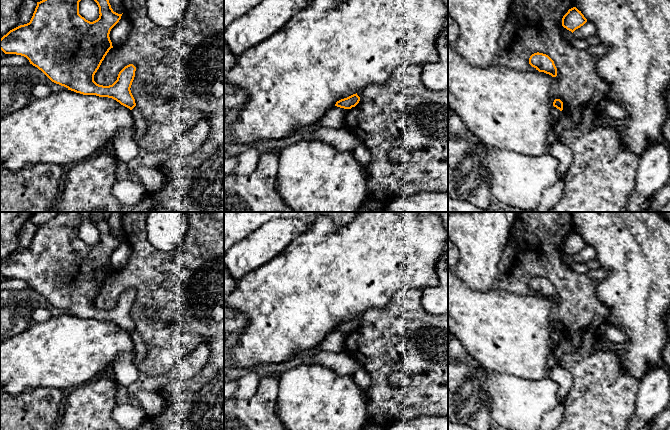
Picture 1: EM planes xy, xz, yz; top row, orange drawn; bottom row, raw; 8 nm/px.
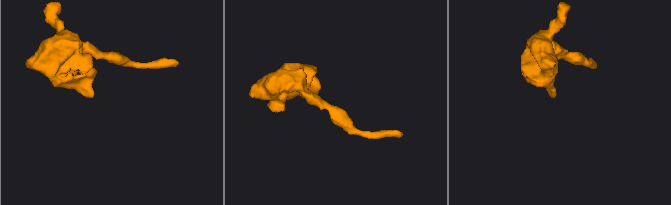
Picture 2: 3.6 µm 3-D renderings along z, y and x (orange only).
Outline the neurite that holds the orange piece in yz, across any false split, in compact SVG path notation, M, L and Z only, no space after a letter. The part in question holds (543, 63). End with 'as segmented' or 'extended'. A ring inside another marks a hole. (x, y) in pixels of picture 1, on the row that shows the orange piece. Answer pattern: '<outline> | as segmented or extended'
M534 53L529 58L529 64L539 72L544 72L552 77L557 76L557 68L554 61L546 54Z | as segmented

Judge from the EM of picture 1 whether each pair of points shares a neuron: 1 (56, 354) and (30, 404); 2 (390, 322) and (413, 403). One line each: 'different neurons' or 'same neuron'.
1: different neurons
2: same neuron

